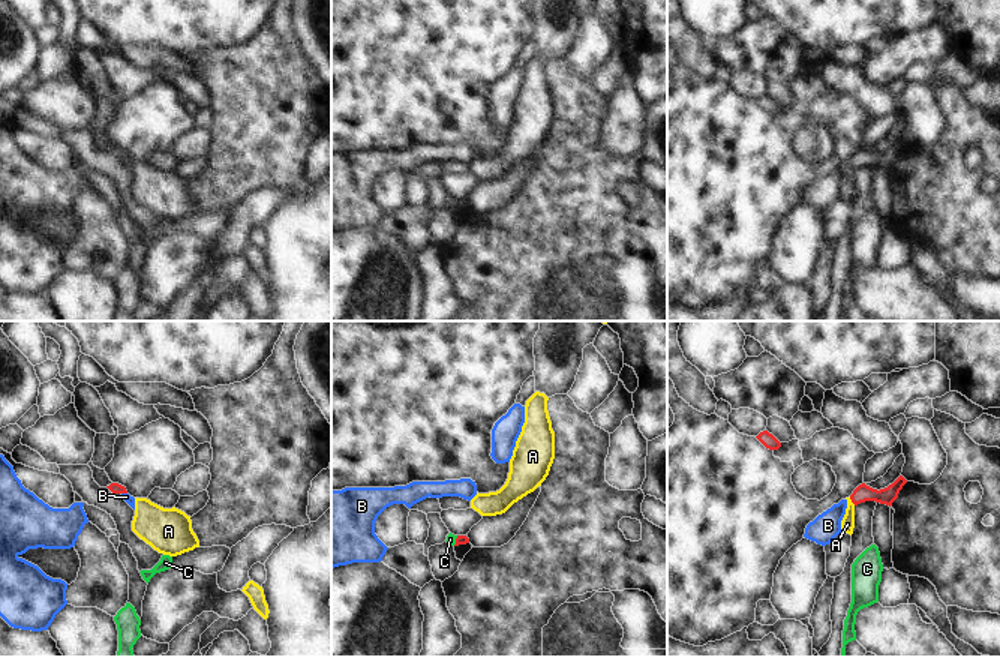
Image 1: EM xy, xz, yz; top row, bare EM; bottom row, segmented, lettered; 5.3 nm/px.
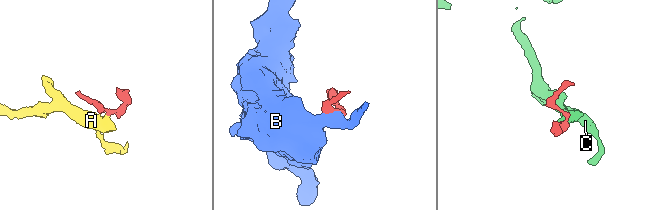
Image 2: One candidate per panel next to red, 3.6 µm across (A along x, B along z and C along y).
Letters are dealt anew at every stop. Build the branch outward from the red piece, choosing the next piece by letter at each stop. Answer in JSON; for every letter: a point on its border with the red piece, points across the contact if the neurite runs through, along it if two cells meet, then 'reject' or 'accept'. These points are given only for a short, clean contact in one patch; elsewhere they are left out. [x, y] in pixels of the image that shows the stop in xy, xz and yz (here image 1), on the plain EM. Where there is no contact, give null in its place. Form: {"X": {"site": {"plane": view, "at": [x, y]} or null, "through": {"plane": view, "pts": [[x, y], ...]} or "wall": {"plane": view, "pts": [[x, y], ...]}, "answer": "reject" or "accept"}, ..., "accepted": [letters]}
{"A": {"site": {"plane": "yz", "at": [852, 165]}, "through": {"plane": "yz", "pts": [[862, 156], [852, 165], [847, 188]]}, "answer": "accept"}, "B": {"site": {"plane": "xy", "at": [125, 156]}, "wall": {"plane": "xy", "pts": [[122, 156], [126, 158]]}, "answer": "reject"}, "C": {"site": {"plane": "xz", "at": [456, 204]}, "wall": {"plane": "xz", "pts": [[458, 200], [453, 209]]}, "answer": "reject"}, "accepted": ["A"]}

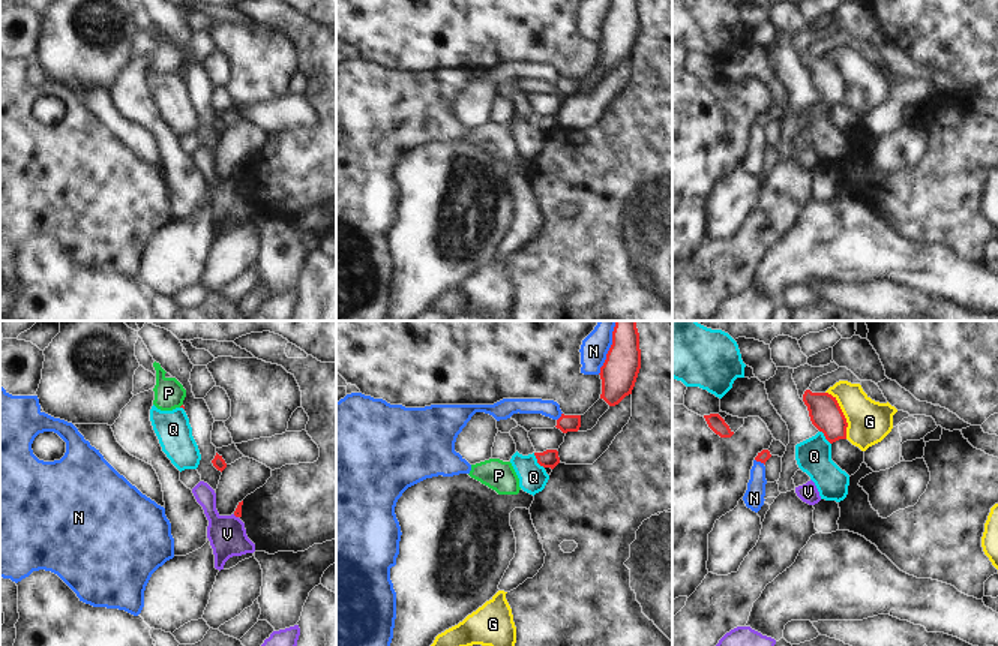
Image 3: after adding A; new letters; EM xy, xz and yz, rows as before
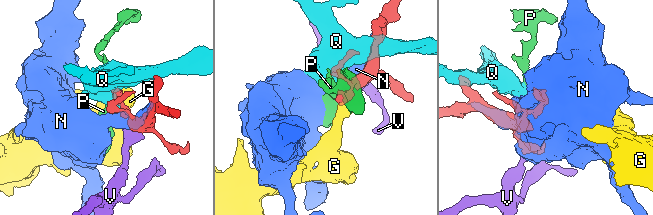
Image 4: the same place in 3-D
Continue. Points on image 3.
{"G": {"site": {"plane": "yz", "at": [842, 78]}, "wall": {"plane": "yz", "pts": [[826, 56], [836, 65], [845, 83], [847, 102]]}, "answer": "reject"}, "N": {"site": {"plane": "xz", "at": [607, 20]}, "answer": "reject"}, "P": {"site": null, "answer": "reject"}, "Q": {"site": {"plane": "xz", "at": [538, 125]}, "wall": {"plane": "xz", "pts": [[533, 117], [544, 132]]}, "answer": "reject"}, "V": {"site": {"plane": "xy", "at": [236, 180]}, "answer": "reject"}, "accepted": []}

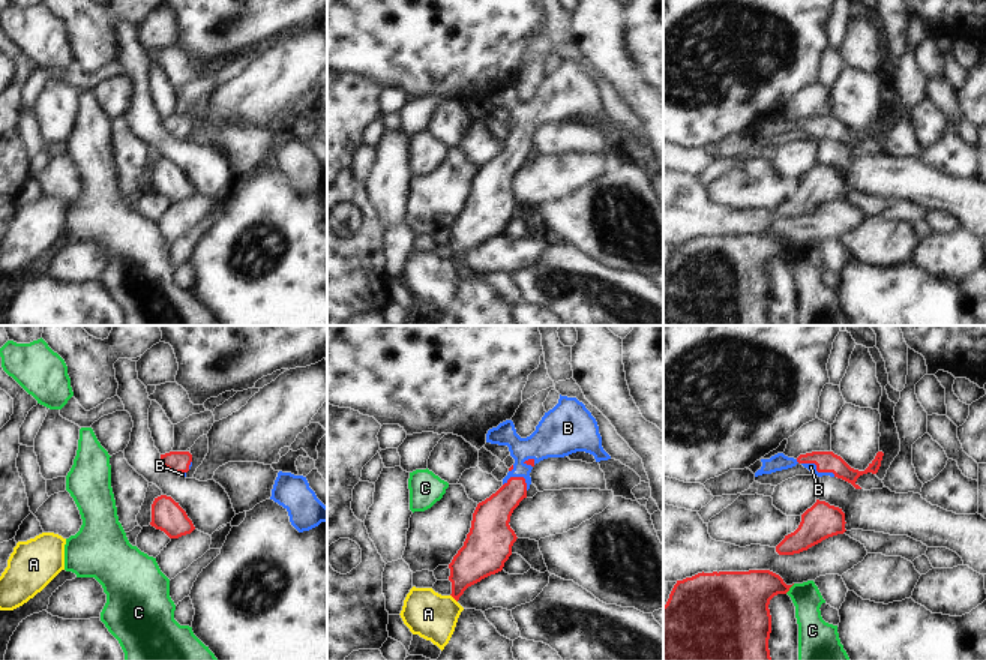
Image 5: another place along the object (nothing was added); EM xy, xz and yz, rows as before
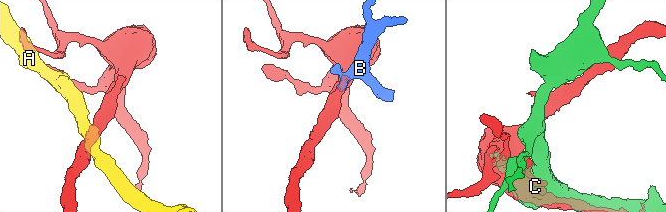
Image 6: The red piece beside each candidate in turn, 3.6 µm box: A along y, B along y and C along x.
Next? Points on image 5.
{"A": {"site": {"plane": "xz", "at": [453, 261]}, "answer": "reject"}, "B": {"site": {"plane": "yz", "at": [817, 134]}, "through": {"plane": "yz", "pts": [[826, 125], [817, 134], [811, 131]]}, "answer": "accept"}, "C": {"site": {"plane": "yz", "at": [790, 251]}, "answer": "reject"}, "accepted": ["B"]}

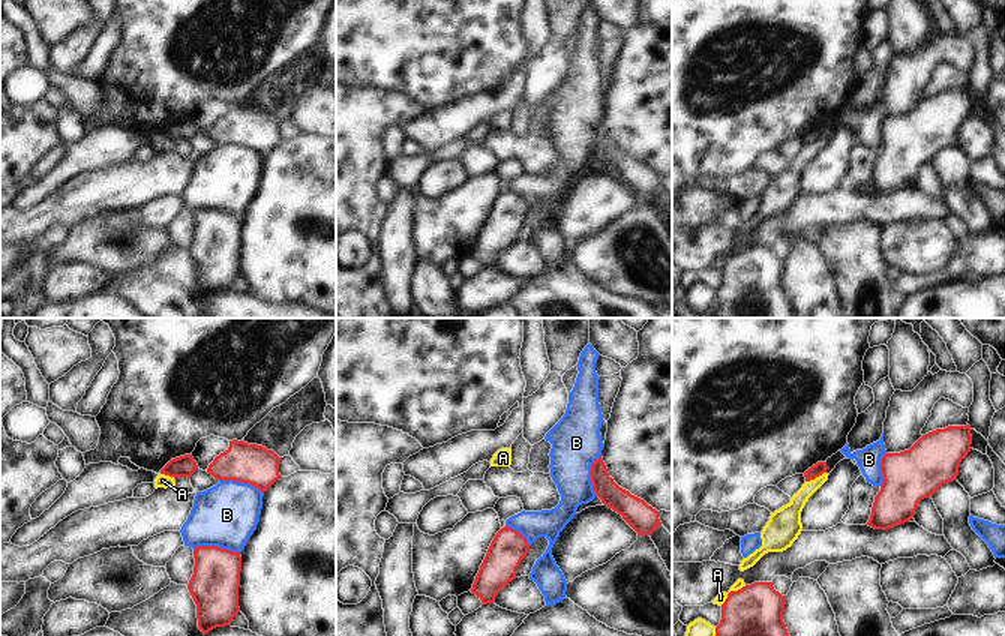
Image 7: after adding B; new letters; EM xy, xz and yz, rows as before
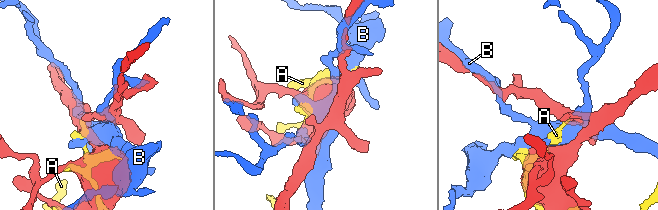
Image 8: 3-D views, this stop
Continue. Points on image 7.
{"A": {"site": {"plane": "yz", "at": [731, 255]}, "answer": "reject"}, "B": {"site": {"plane": "xy", "at": [216, 210]}, "answer": "reject"}, "accepted": []}

